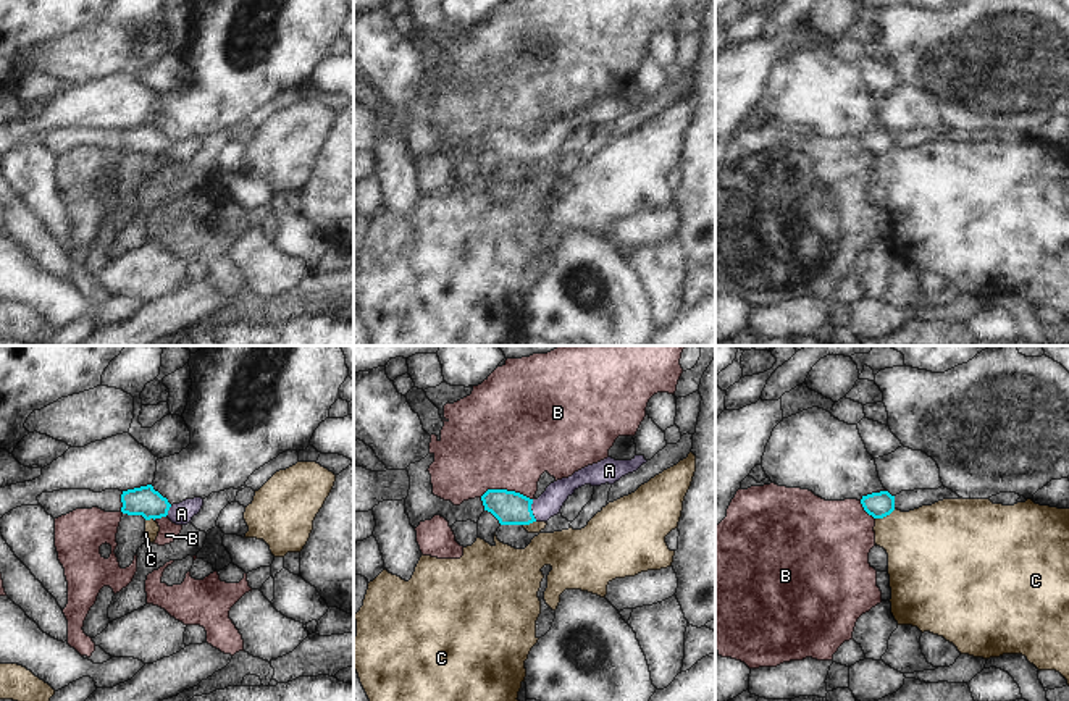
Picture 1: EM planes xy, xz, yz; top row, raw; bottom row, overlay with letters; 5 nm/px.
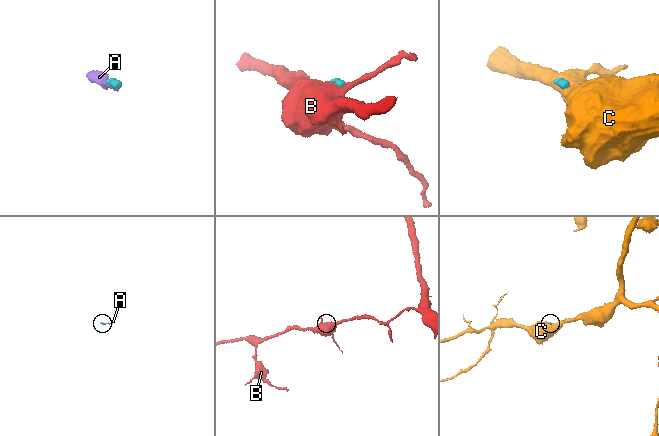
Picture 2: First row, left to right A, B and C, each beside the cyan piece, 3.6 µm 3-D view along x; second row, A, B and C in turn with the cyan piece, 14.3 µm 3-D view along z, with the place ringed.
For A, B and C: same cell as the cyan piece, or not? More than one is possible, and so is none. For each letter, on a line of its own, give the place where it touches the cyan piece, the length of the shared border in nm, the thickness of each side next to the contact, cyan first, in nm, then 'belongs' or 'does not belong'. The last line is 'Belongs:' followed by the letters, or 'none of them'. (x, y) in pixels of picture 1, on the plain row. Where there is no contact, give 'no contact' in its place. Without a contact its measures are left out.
A: xz (532, 149) | 110 nm | 170/120 nm | belongs
B: xz (506, 128) | 260 nm | 170/500 nm | does not belong
C: yz (885, 154) | 120 nm | 130/380 nm | does not belong
Belongs: A

